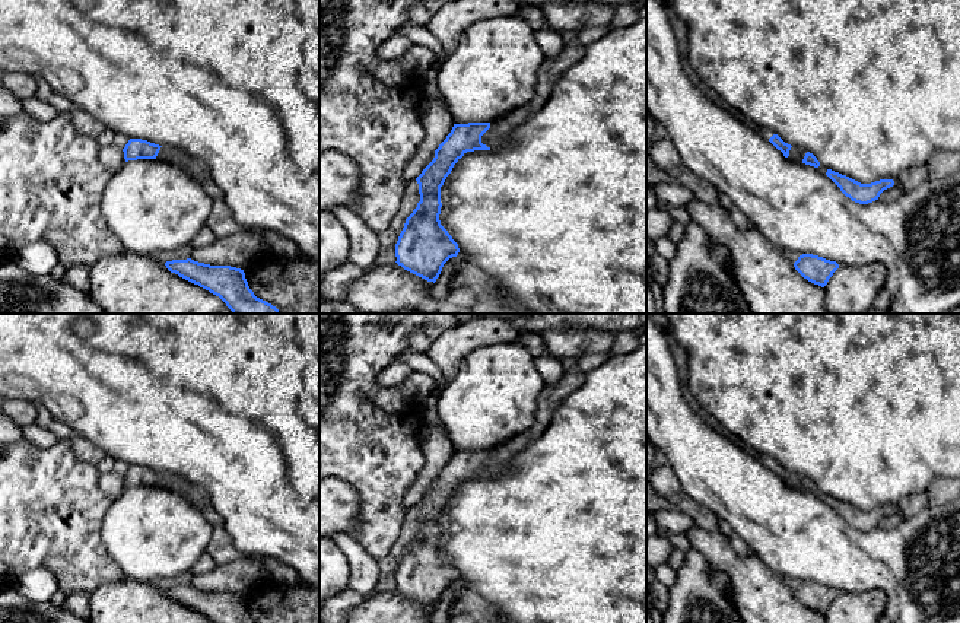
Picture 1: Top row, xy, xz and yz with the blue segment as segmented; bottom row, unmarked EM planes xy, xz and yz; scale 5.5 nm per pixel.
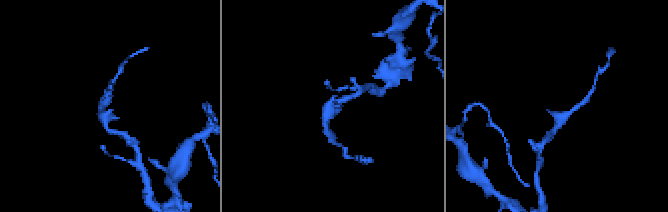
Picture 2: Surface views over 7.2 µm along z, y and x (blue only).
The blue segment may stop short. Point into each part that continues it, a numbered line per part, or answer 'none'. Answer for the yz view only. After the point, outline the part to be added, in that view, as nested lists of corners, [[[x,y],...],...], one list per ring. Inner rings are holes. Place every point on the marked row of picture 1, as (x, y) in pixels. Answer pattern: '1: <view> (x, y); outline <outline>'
1: yz (795, 153); outline [[[792,146],[789,150],[789,156],[788,159],[797,163],[802,163],[802,159],[805,156],[807,150],[798,147],[798,146]]]

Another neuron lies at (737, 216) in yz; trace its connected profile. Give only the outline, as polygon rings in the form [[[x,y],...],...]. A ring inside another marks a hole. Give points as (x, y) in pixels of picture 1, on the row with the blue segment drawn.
[[[731,206],[728,210],[728,214],[731,220],[740,228],[740,229],[747,229],[751,225],[751,222],[746,217],[746,214],[735,206]]]

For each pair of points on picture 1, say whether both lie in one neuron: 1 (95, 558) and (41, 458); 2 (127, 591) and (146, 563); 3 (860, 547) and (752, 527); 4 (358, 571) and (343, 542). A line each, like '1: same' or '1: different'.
1: same
2: different
3: same
4: same

